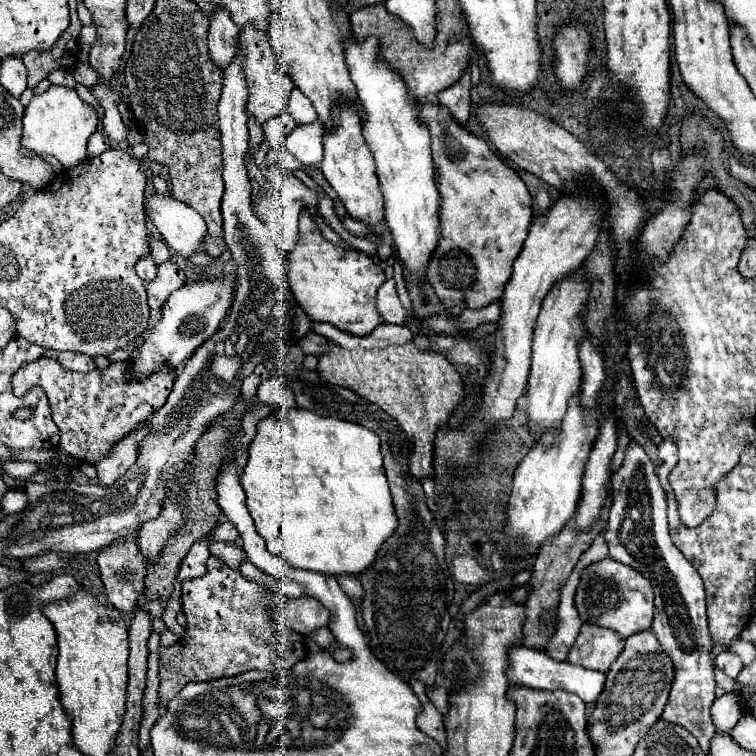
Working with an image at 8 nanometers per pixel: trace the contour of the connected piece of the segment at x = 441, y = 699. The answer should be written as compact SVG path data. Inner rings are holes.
M431 686L431 688L427 690L427 696L429 696L429 700L435 704L435 708L437 708L441 714L445 714L445 712L449 710L447 690L445 690L443 686Z

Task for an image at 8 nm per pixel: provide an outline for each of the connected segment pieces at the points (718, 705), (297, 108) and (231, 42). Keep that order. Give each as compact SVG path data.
M727 692L725 696L717 698L713 702L713 724L717 728L717 732L727 734L735 728L737 720L743 716L745 706L741 704L741 696L737 692Z
M297 88L291 94L291 102L289 102L287 112L293 116L293 120L295 120L297 126L317 122L317 112L315 112L311 100L305 94L301 94L301 90L297 90Z
M219 8L213 14L211 26L209 26L209 52L211 52L211 60L221 70L225 70L233 60L233 56L237 54L237 48L235 48L237 36L239 36L239 28L233 24L231 16Z

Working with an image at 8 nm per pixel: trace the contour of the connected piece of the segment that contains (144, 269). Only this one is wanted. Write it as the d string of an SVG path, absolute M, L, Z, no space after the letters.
M151 256L139 260L139 264L137 264L137 274L139 274L139 278L143 280L143 284L149 284L149 282L155 278L157 268L155 268L155 262L153 262Z

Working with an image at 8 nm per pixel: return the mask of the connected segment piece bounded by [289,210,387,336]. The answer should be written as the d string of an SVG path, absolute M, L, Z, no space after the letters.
M301 210L299 238L289 258L291 290L313 322L327 322L353 336L367 336L375 326L383 324L377 312L377 290L387 280L381 266L377 266L365 252L345 250L323 238L309 212Z

